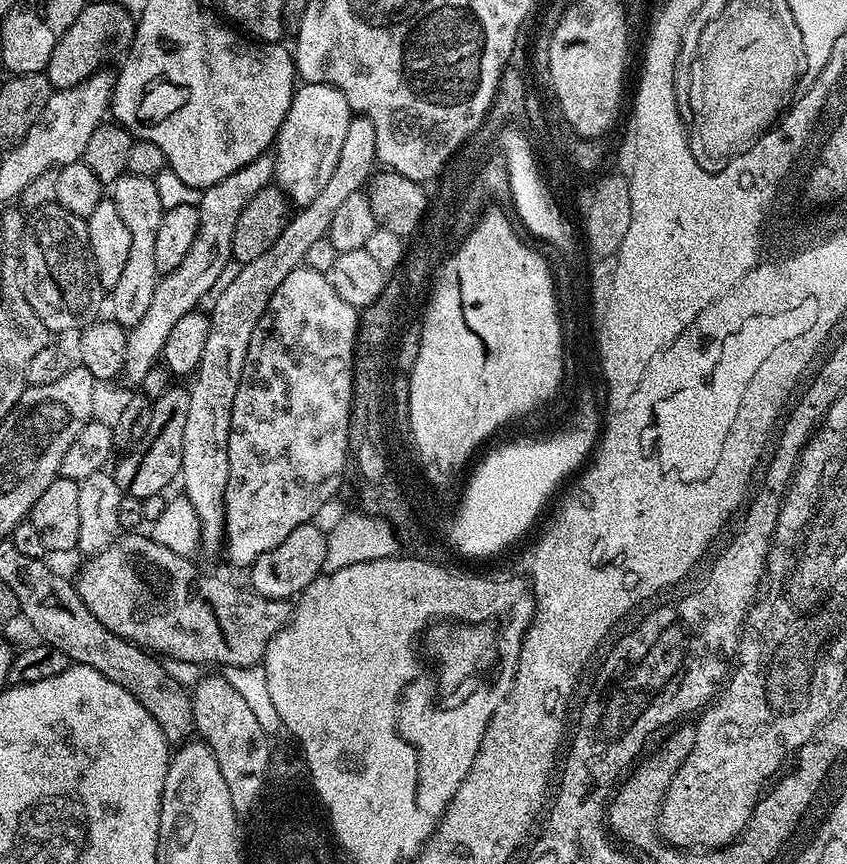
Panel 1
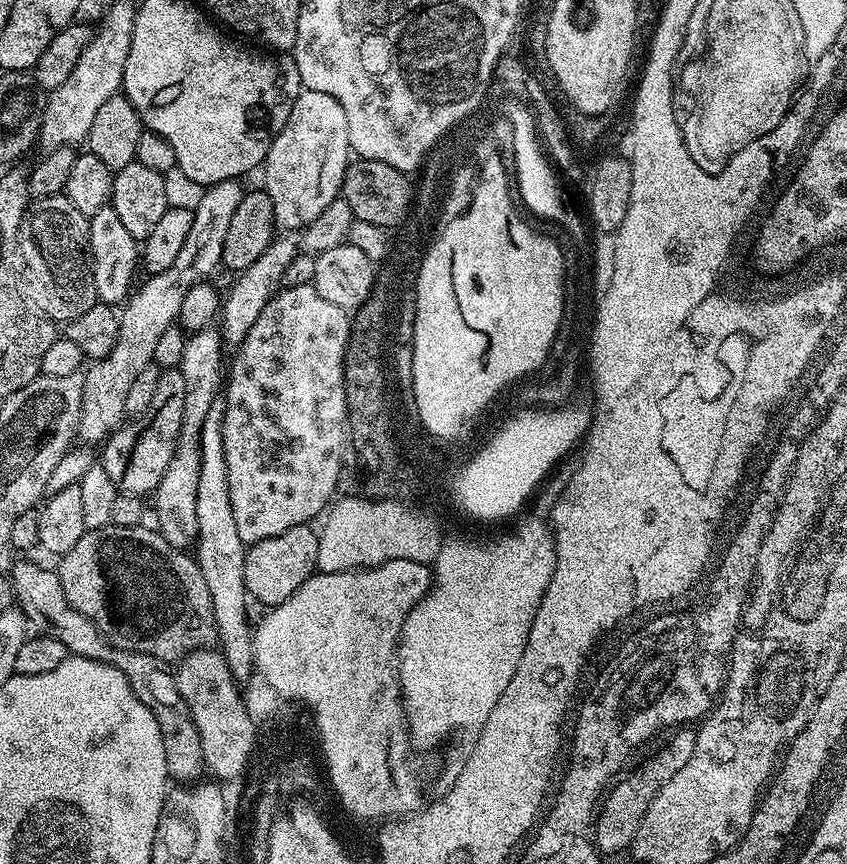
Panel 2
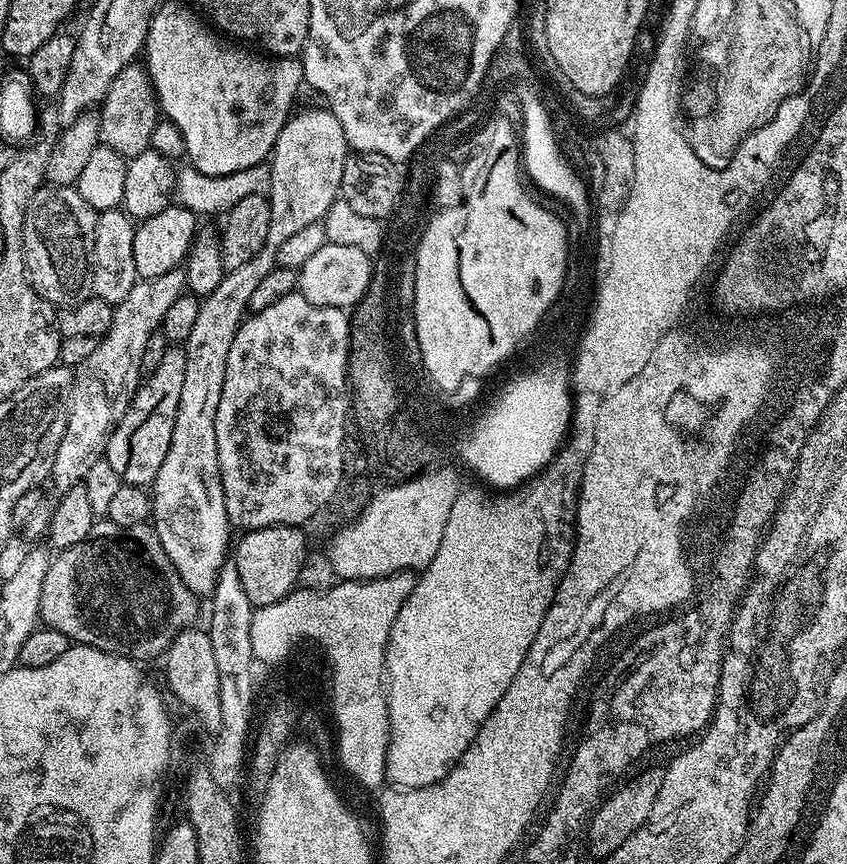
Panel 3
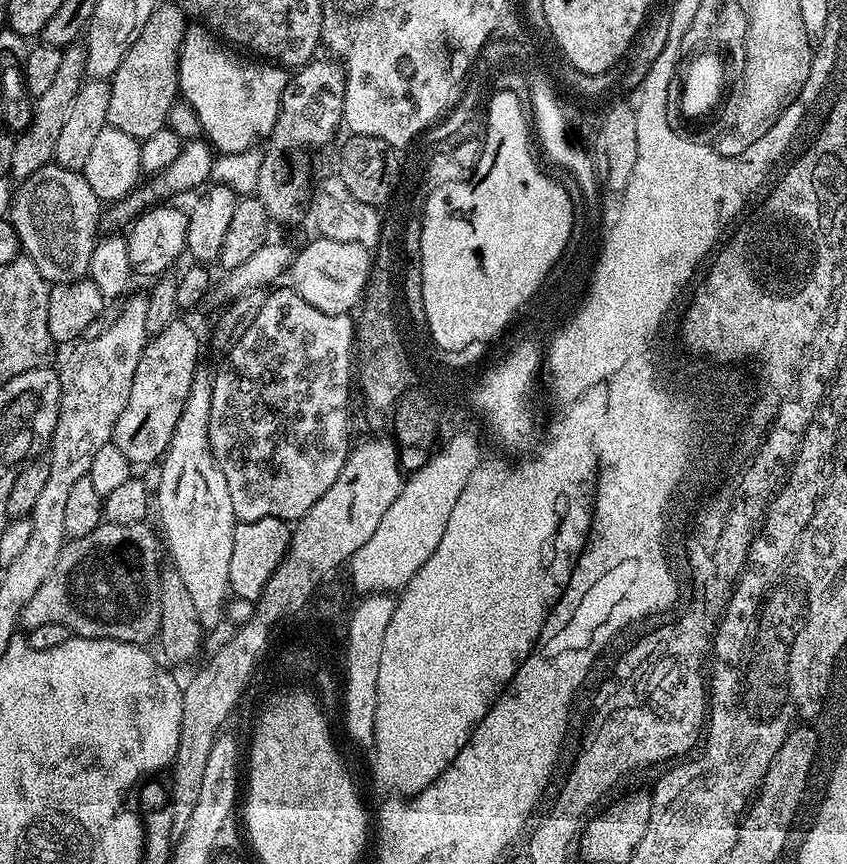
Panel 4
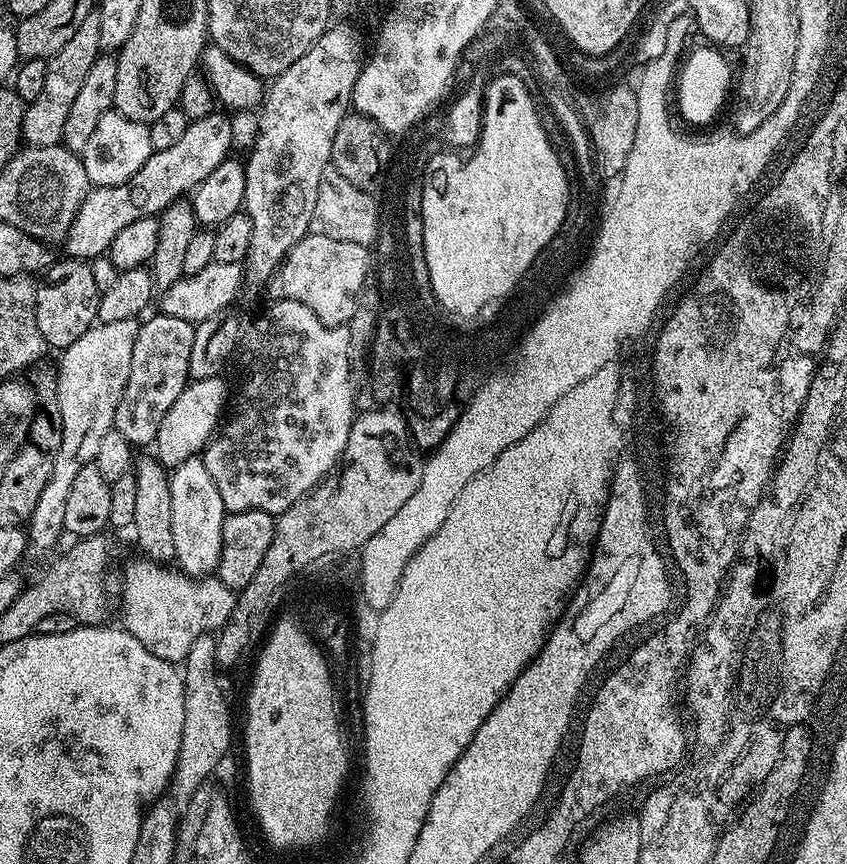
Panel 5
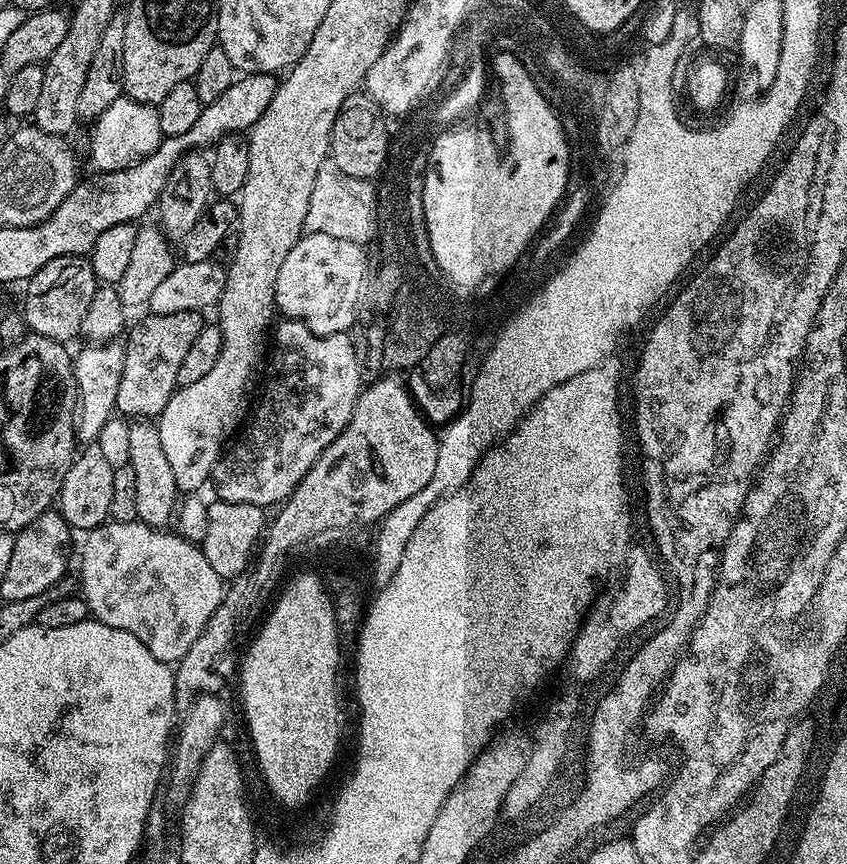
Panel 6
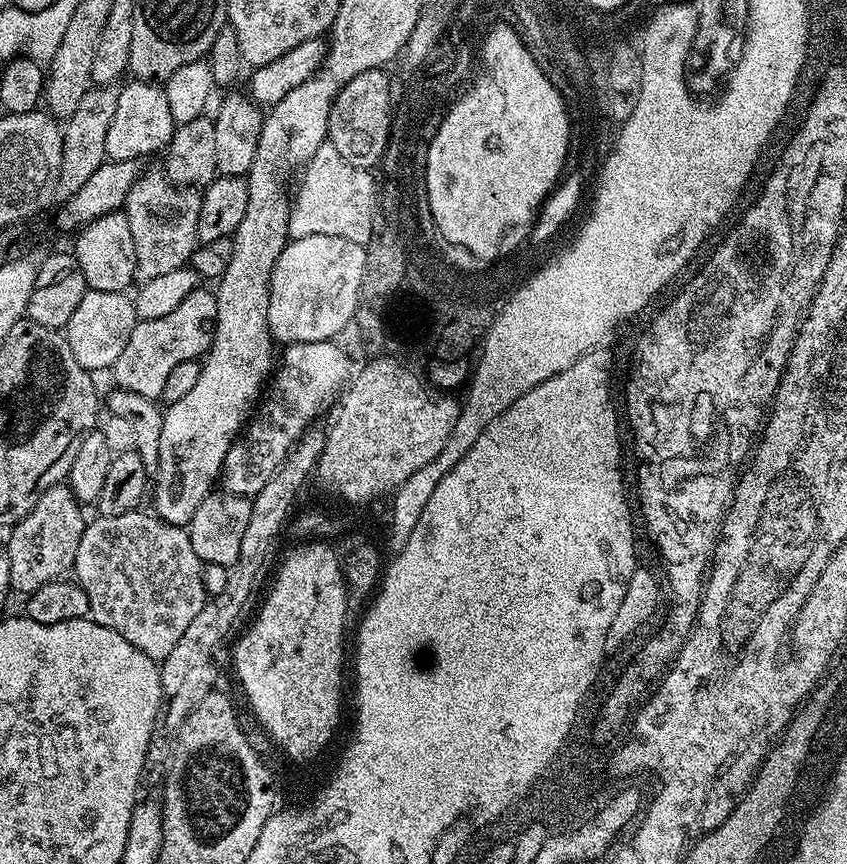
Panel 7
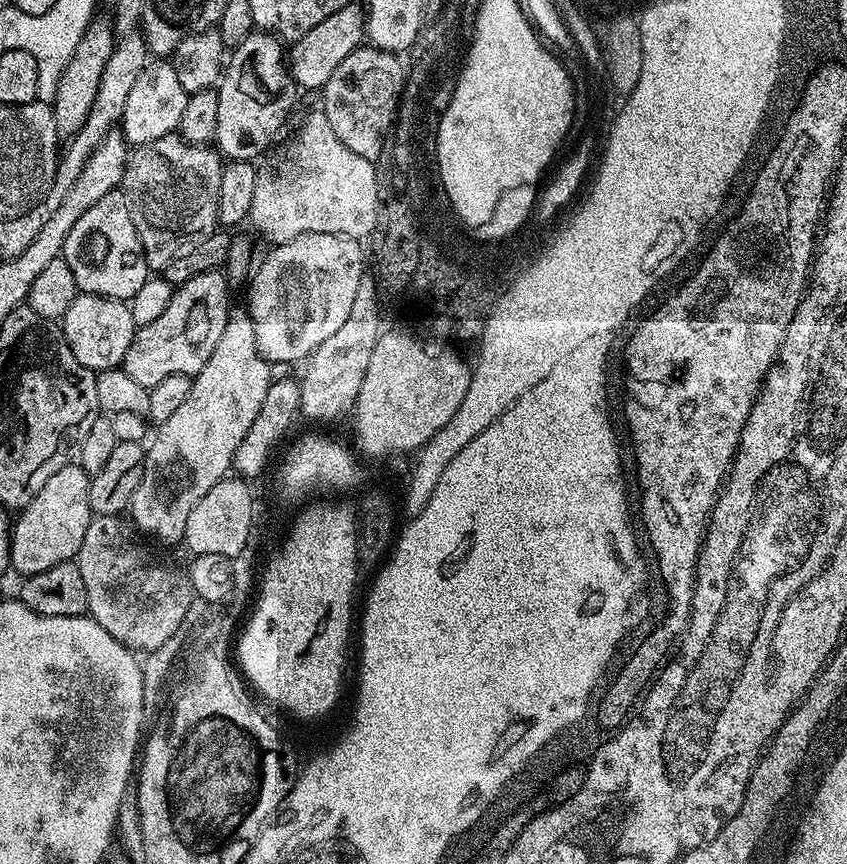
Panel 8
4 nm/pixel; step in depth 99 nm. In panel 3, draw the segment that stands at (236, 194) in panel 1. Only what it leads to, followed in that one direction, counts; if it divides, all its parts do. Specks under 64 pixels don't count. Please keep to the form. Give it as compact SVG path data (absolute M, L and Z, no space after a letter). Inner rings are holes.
M180 270L149 280L137 279L126 298L113 307L110 330L97 339L90 355L75 365L66 434L62 434L62 442L58 442L58 454L54 454L50 477L50 484L56 487L57 493L84 483L86 470L90 470L94 462L104 459L110 434L118 426L122 414L126 414L132 396L142 383L142 350L146 350L150 334L161 331L166 310L170 310L170 306L174 306L177 298L185 292L184 274Z

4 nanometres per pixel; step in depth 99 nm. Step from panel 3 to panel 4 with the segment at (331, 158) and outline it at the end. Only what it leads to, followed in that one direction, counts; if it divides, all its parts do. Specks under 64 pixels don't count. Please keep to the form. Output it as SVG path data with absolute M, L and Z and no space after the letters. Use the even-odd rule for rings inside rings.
M204 370L197 371L182 414L178 418L178 426L174 426L170 446L159 461L160 485L154 488L154 508L155 511L156 508L160 511L159 531L162 533L167 555L168 552L172 555L171 567L175 568L182 578L182 586L186 586L186 591L194 602L194 610L198 610L201 621L204 622L222 616L222 609L229 599L230 550L234 550L234 530L238 523L234 506L230 503L230 490L226 487L226 478L222 478L222 470L218 470L218 462L214 462L214 454L208 441L211 397L212 376L204 373Z

